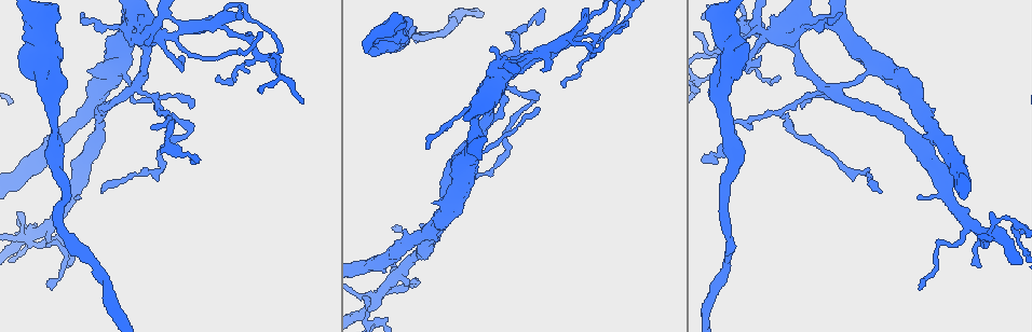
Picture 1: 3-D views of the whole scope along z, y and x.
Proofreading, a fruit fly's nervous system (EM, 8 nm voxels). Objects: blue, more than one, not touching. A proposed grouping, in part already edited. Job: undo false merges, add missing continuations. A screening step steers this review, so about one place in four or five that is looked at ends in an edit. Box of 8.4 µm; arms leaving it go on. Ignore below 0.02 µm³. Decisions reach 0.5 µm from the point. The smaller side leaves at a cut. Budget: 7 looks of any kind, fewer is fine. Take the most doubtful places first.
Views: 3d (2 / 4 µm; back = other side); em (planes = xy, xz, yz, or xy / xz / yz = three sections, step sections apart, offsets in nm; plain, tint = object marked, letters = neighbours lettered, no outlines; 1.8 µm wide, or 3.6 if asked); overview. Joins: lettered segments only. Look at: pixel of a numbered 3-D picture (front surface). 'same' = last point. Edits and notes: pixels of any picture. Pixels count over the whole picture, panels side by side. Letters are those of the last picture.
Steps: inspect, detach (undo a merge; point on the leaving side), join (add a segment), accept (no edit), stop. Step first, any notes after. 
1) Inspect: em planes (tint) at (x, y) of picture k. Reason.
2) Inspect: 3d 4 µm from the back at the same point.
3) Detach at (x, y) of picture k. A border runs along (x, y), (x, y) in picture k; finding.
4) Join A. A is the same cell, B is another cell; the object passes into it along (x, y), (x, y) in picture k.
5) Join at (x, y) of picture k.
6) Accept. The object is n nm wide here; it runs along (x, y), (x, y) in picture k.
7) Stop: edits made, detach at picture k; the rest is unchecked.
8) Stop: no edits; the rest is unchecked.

Inspect: em planes (letters) at (730, 51) of picture 1. Thick turns thin.

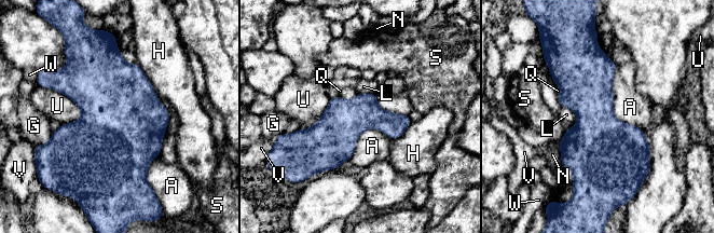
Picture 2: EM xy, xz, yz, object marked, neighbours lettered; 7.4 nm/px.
Accept. The object is 320 nm wide here; A, G, H, L, N, Q, S, U, V and W are other cells; a border runs along (616, 65), (613, 113), (643, 131) in picture 2; continuous, no second neuron.

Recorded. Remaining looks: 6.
Inspect: 3d 2 µm at (741, 23) of picture 1. Calibre changes.

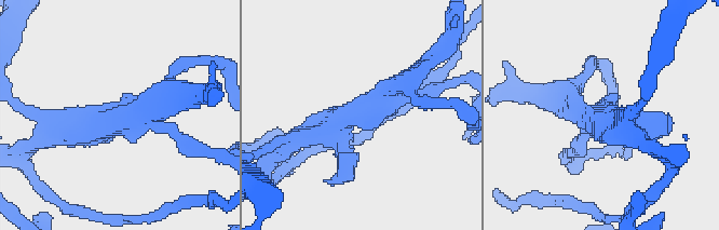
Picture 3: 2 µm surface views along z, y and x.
Inspect: em 3.6 µm planes (plain) at (378, 107) of picture 3.

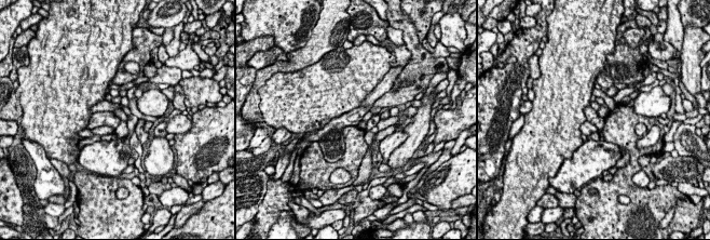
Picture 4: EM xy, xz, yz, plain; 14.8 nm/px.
Inspect: em 3.6 µm planes (letters) at the same point.

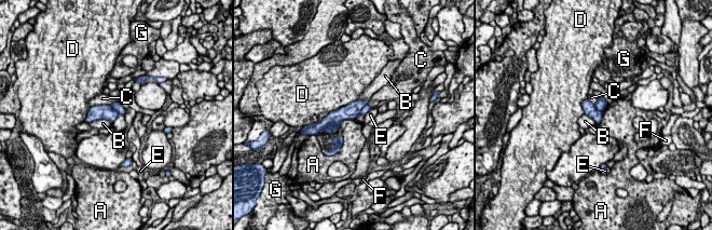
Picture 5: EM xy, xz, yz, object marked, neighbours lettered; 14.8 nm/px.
Detach at (350, 111) of picture 5. The longest contact is with D, 650 nm; A, B, C, D, E, F and G are other cells; a border runs along (367, 104), (358, 113) in picture 5; a second neuron is stuck on.

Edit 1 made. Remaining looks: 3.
Inspect: em xy step 4 (letters) at (401, 276) of picture 1. Free end.

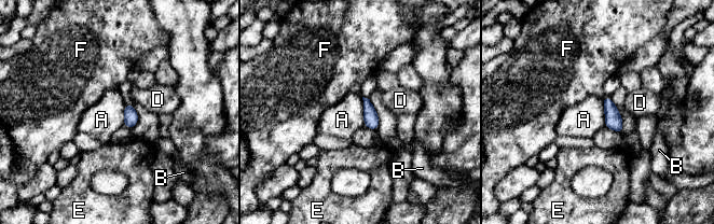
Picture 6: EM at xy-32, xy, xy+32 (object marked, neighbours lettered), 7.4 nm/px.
Accept. A, B, D, E and F are other cells; a border runs along (361, 97), (365, 125) in picture 6; no lettered segment goes on from it.

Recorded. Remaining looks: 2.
Stop: edits made, detach at picture 5; the rest is unchecked.

